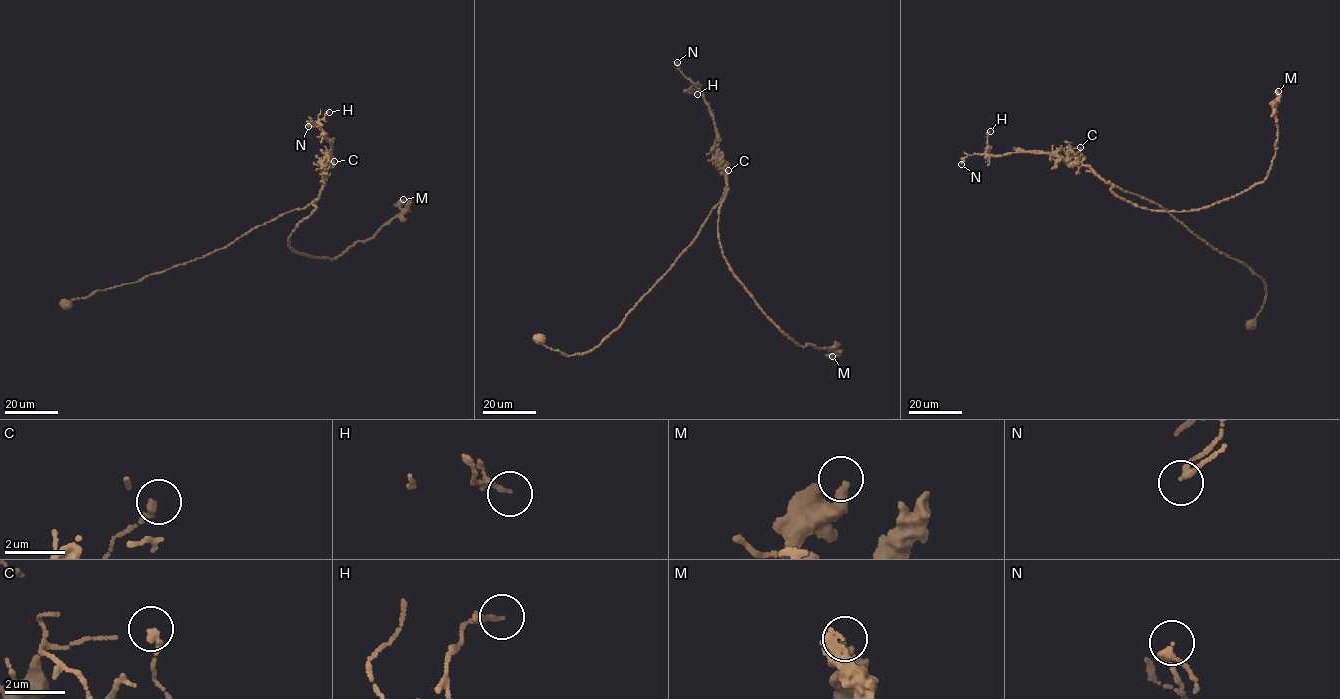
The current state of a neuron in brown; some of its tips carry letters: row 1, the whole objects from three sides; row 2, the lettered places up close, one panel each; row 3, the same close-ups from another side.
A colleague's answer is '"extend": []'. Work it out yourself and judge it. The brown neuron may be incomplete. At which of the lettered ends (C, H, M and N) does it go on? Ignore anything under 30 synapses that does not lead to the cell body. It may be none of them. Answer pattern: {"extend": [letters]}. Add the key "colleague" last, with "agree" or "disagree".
{"extend": [], "colleague": "agree"}

